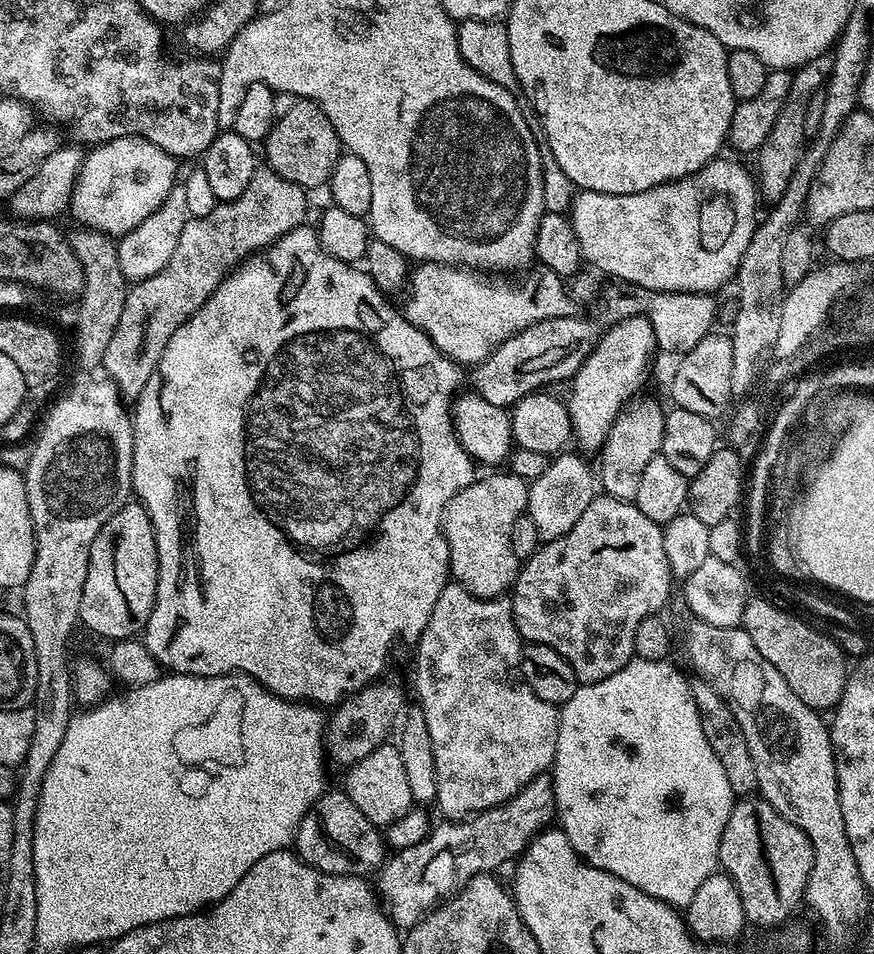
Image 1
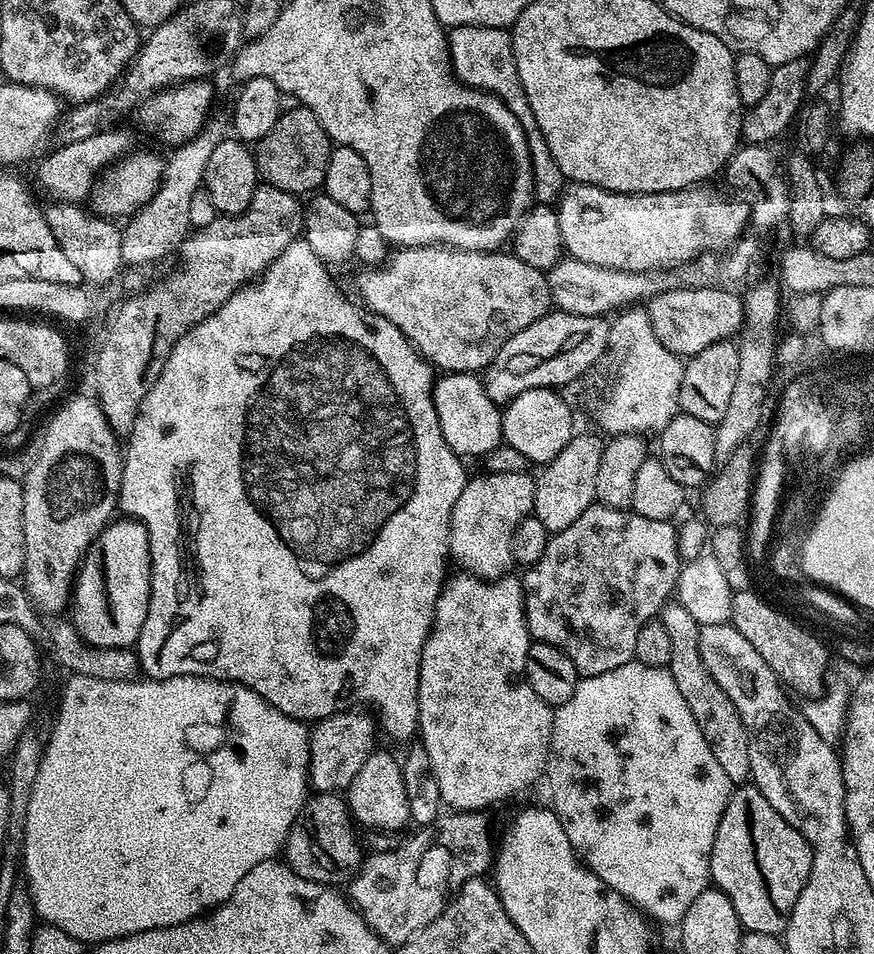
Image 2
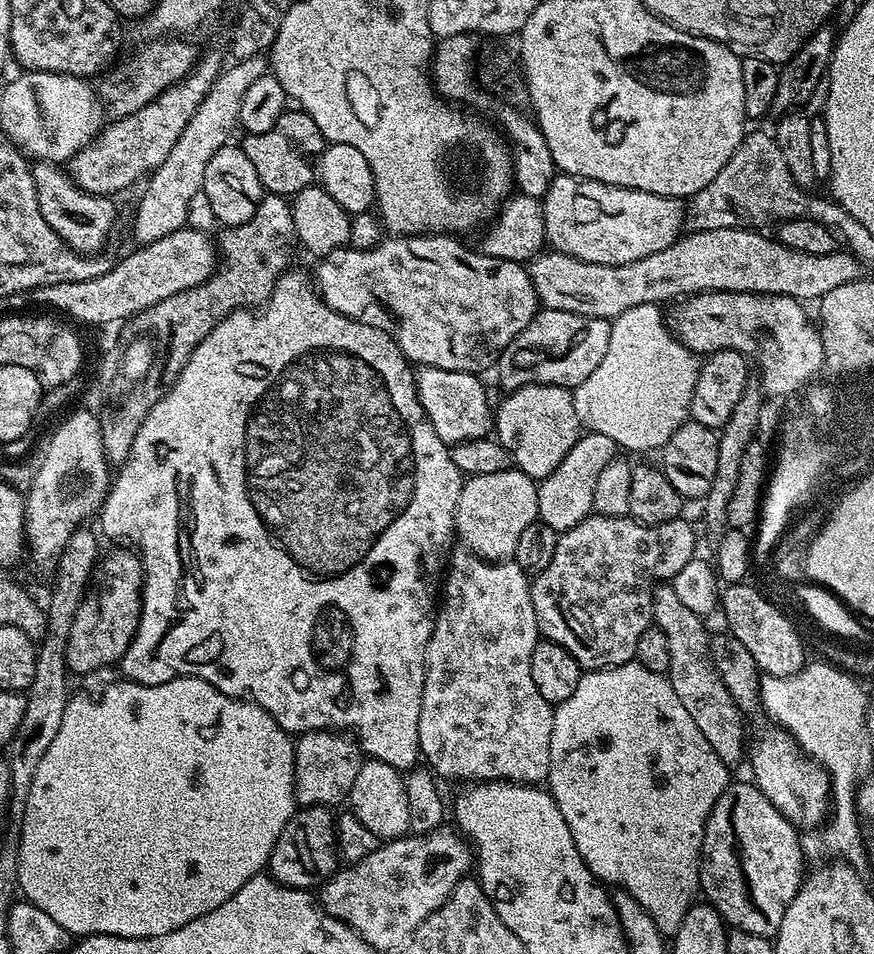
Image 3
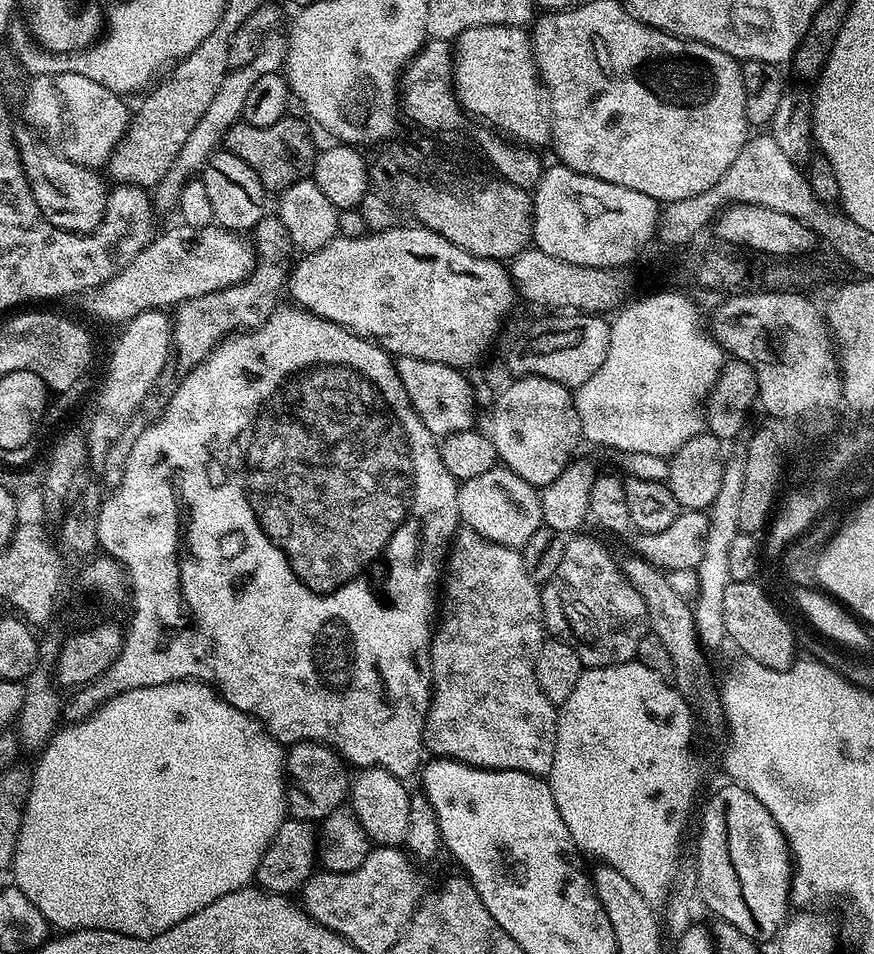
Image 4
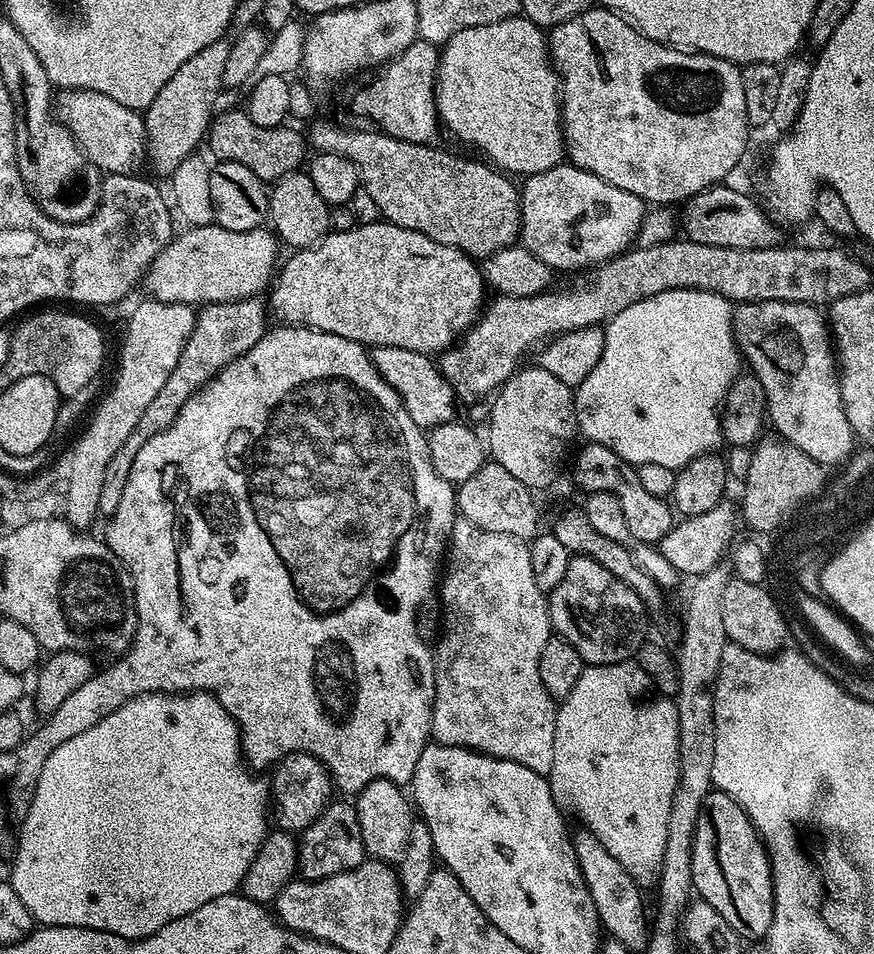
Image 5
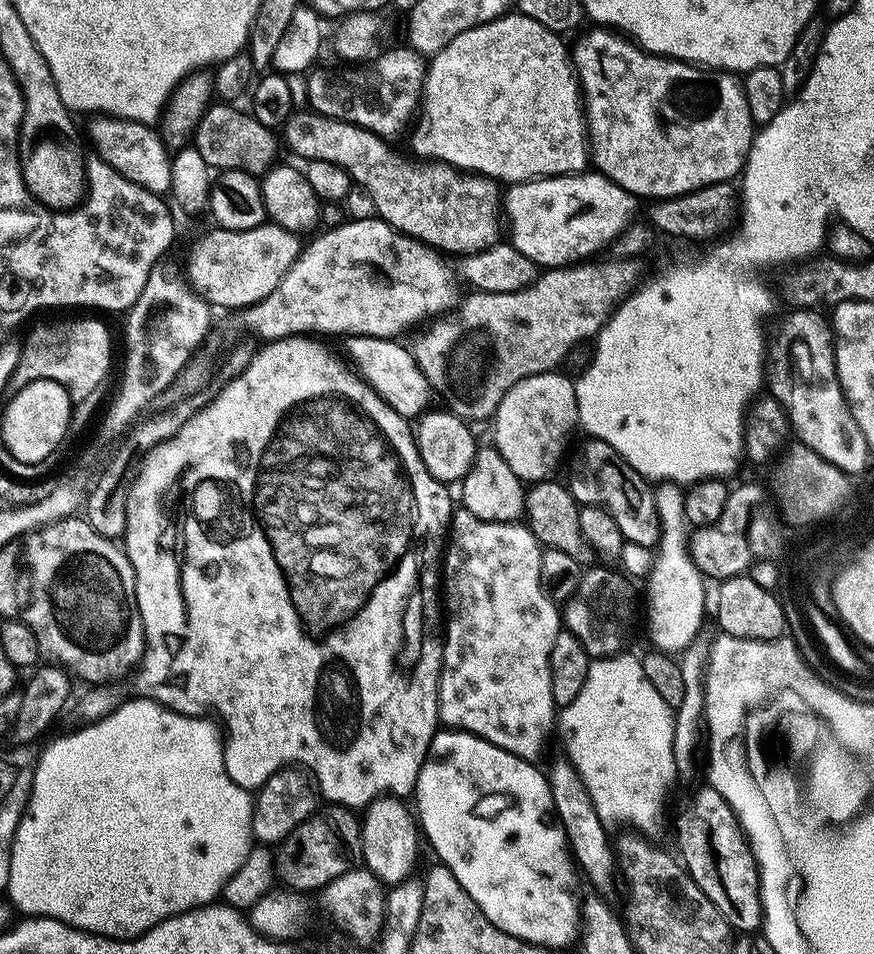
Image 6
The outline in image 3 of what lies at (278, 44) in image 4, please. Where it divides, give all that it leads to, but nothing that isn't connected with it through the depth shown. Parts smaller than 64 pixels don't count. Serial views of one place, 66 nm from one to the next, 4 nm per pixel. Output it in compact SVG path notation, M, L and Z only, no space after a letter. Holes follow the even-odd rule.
M259 55L229 63L221 71L214 86L210 86L210 94L206 94L206 98L202 100L202 106L194 110L194 118L186 122L186 130L182 130L178 142L174 142L166 162L162 162L162 166L158 166L143 185L144 193L136 204L136 217L132 220L132 236L137 245L158 242L158 238L166 238L166 234L174 234L174 230L187 225L190 200L204 187L206 162L210 162L214 153L222 150L222 146L233 139L232 131L237 131L240 123L242 98L246 89L255 80L266 75L269 68L269 61Z

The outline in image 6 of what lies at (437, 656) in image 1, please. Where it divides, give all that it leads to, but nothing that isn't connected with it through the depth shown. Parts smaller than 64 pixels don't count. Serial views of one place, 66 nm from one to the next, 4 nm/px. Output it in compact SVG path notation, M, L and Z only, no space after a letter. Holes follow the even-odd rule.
M460 506L453 511L450 531L446 537L446 551L442 556L442 604L448 607L448 633L442 636L444 646L444 662L440 665L440 703L439 723L452 730L469 732L510 754L523 760L539 761L544 752L544 743L548 735L553 735L554 725L558 720L558 709L554 702L554 694L550 694L550 649L554 646L554 638L562 630L562 612L557 601L551 600L540 585L540 553L542 545L535 534L523 523L495 524L492 520L483 520L470 510Z

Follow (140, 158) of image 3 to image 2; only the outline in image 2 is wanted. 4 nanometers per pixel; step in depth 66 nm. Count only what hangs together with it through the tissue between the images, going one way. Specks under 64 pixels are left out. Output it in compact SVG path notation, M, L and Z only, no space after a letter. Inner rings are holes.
M122 127L105 128L102 132L95 132L90 138L82 138L80 142L53 147L43 157L45 160L36 172L36 180L40 183L41 190L49 192L52 198L60 202L87 201L92 195L92 187L96 185L104 169L133 151L132 136Z

